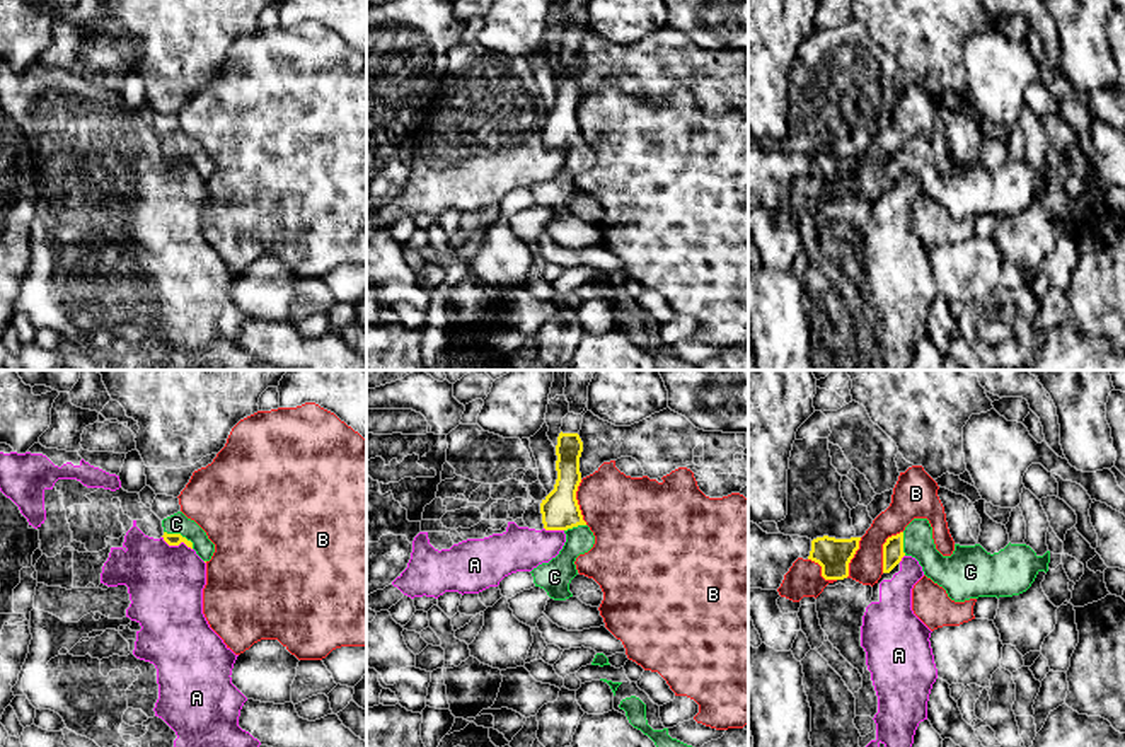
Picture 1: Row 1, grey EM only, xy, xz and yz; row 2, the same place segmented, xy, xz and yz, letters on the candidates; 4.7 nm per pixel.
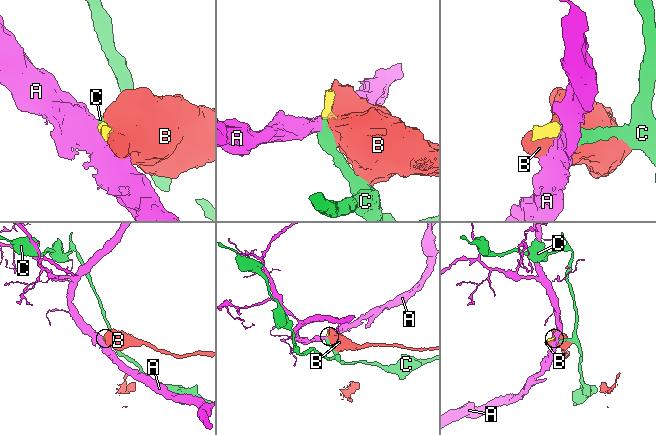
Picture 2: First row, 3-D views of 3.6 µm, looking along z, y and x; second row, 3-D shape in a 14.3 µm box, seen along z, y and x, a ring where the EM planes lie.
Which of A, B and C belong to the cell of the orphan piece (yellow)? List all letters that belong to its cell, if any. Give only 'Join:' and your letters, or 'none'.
Join: C

